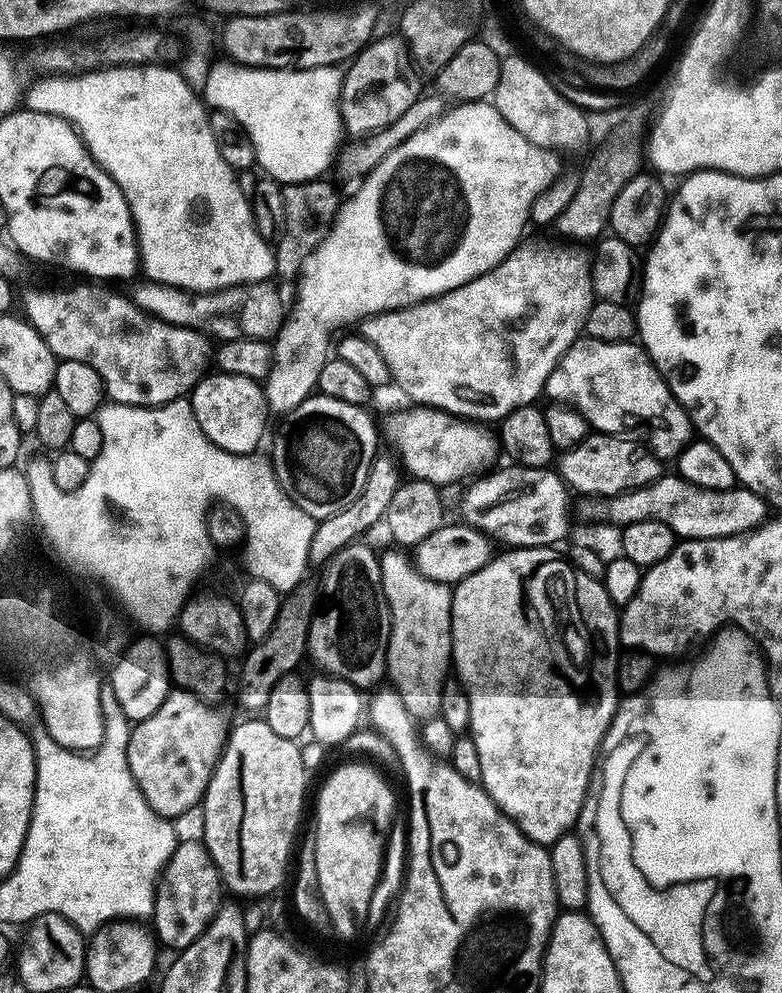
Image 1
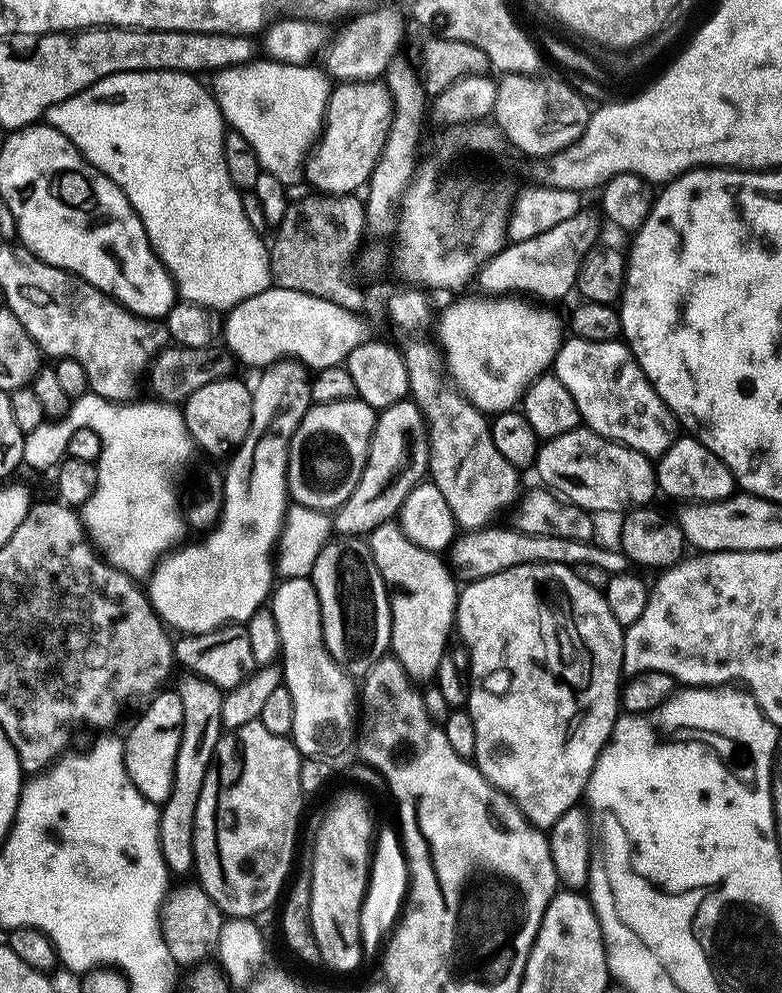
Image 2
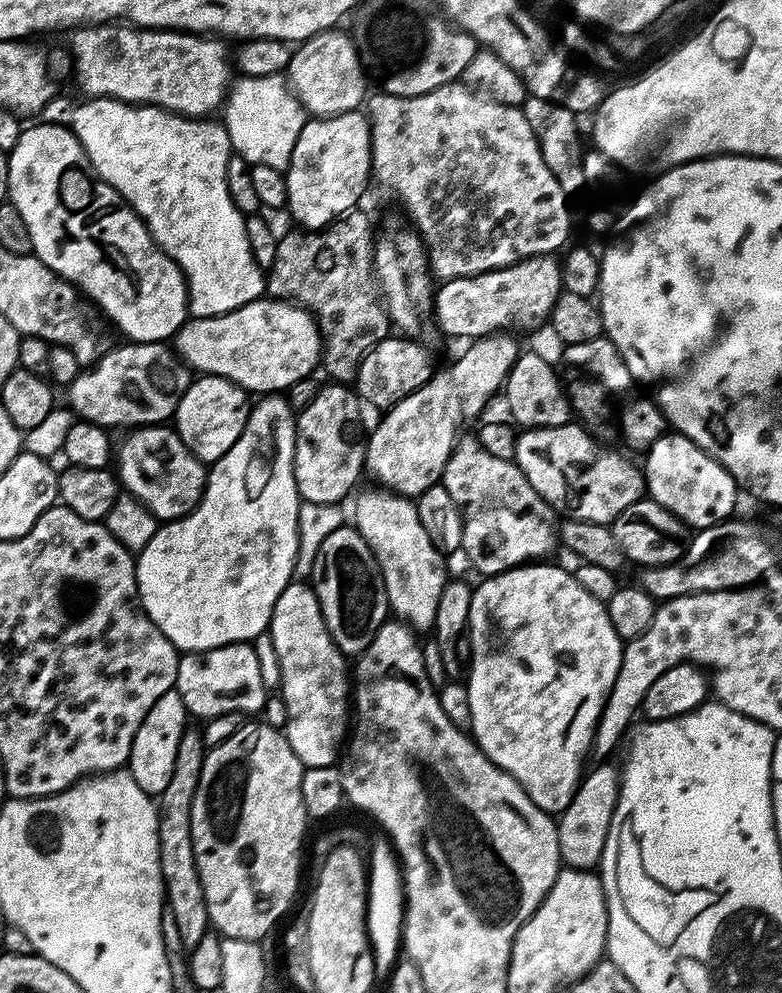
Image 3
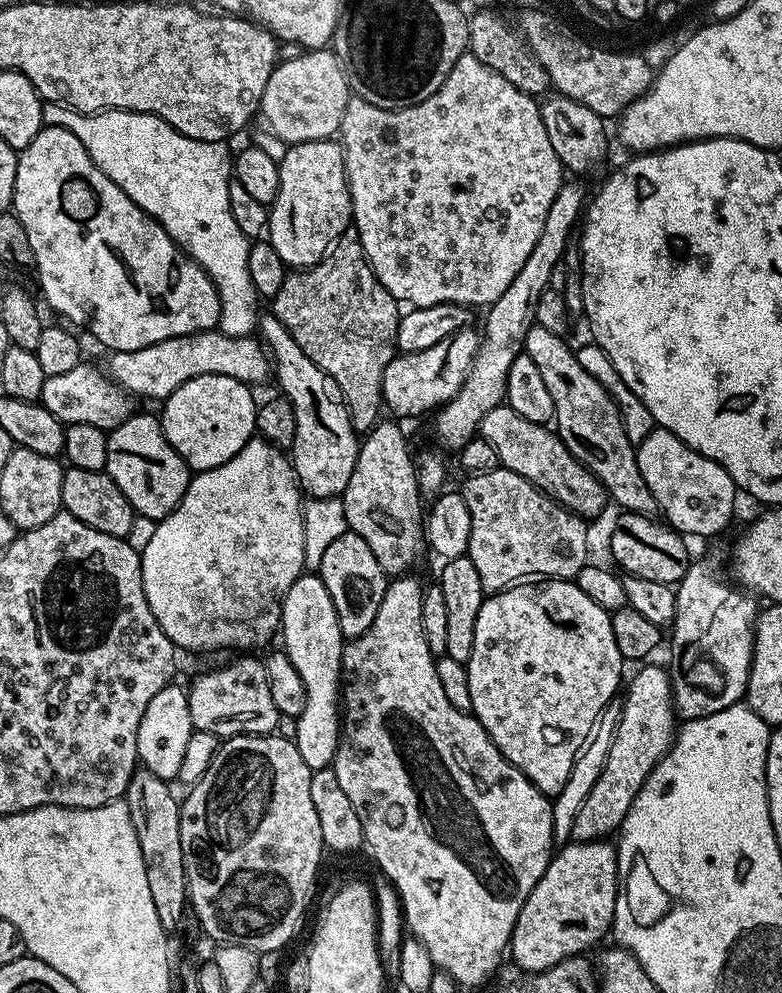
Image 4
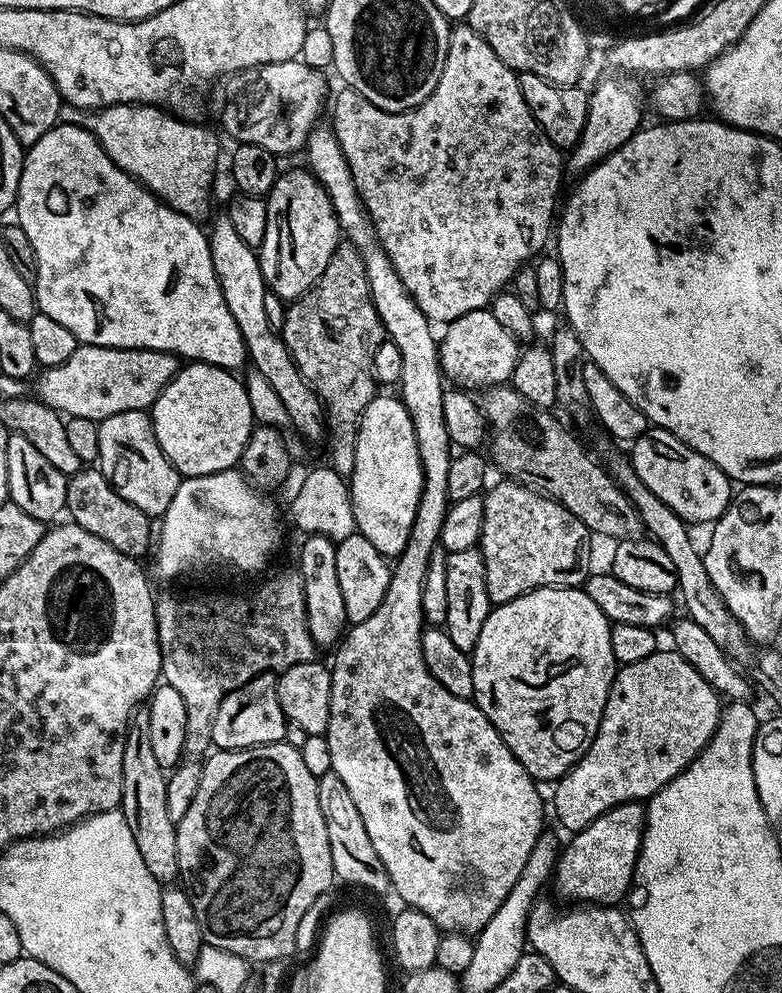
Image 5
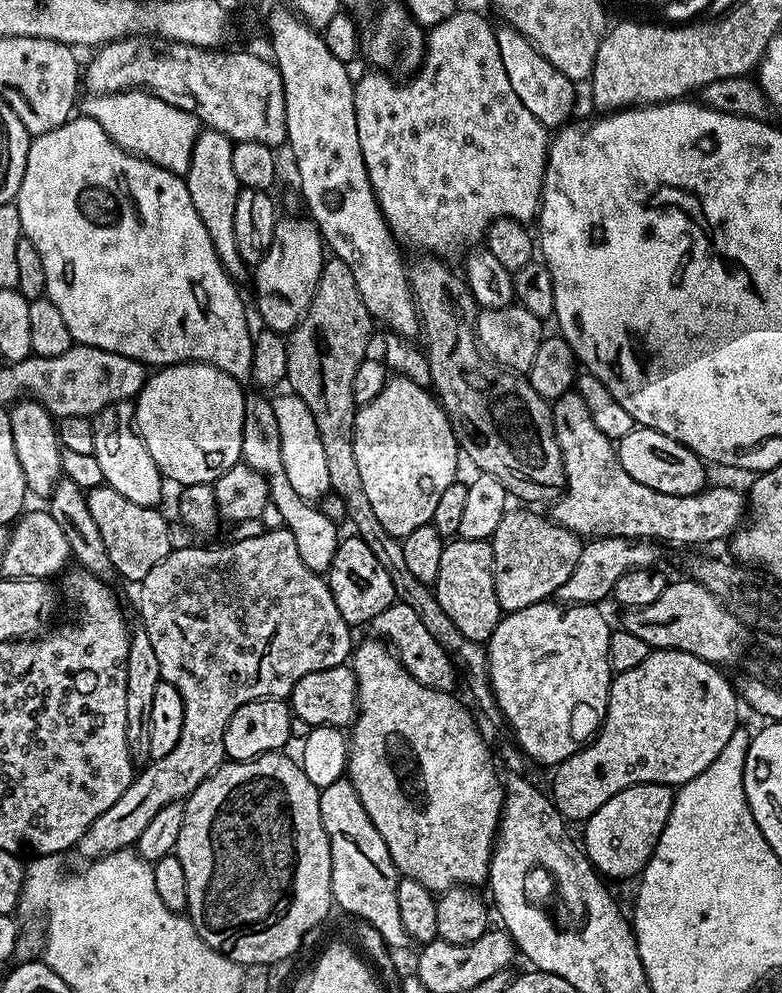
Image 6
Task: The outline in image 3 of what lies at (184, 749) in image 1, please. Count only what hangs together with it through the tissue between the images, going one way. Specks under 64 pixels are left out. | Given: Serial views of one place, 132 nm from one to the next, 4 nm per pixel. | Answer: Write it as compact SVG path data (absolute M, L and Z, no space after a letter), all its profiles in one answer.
M175 690L162 694L162 698L158 698L158 702L154 702L154 706L150 706L150 714L146 714L146 718L142 718L142 726L138 726L138 734L134 734L126 771L149 796L159 797L160 792L166 790L166 785L170 783L170 774L174 774L174 758L178 758L178 742L182 742L182 734L189 727L188 723L190 723L188 711Z

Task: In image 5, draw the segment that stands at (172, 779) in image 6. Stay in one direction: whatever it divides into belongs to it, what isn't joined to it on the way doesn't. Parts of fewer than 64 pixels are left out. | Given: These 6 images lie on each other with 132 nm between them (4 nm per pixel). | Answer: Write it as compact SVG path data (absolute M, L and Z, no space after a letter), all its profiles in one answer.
M299 571L276 572L273 576L267 576L263 577L265 580L253 592L244 592L241 596L227 596L224 592L200 592L197 596L161 595L157 599L156 625L162 654L160 675L163 683L174 686L182 702L186 702L184 750L189 757L203 757L213 747L214 714L218 714L218 706L222 706L222 698L226 698L226 694L238 690L238 686L250 682L263 672L279 674L290 666L317 659L318 645L312 641L308 629L306 598Z

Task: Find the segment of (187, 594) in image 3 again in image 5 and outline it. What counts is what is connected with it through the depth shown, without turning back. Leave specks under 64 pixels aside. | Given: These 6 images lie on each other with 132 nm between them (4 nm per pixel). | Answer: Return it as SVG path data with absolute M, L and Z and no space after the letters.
M228 468L224 472L209 476L190 476L181 479L174 494L174 502L170 502L163 514L158 543L154 548L156 572L164 580L176 580L179 576L194 571L199 564L208 564L222 568L237 568L240 572L263 573L263 568L271 562L272 555L279 550L280 539L283 536L275 502L259 488L255 488L244 477L243 472L236 468Z

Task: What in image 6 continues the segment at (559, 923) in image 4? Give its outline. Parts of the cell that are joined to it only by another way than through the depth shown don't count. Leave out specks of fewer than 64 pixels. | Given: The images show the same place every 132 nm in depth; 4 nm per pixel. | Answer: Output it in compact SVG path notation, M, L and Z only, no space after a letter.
M635 784L614 794L610 802L583 821L582 847L601 877L609 881L639 877L654 854L654 846L658 846L658 838L672 809L673 795L673 789L667 784Z

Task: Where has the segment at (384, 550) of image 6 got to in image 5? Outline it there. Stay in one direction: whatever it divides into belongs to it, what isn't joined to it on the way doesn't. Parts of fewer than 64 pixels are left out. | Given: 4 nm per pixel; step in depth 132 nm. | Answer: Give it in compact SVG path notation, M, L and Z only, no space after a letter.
M342 242L337 246L330 262L326 262L326 270L320 281L309 292L305 292L303 296L287 305L282 339L296 364L296 369L316 392L317 398L324 406L326 445L328 444L329 448L327 463L340 476L351 477L354 458L358 454L360 415L378 395L378 383L375 374L372 373L375 351L386 340L384 327L378 318L378 310L374 310L362 254L353 244Z

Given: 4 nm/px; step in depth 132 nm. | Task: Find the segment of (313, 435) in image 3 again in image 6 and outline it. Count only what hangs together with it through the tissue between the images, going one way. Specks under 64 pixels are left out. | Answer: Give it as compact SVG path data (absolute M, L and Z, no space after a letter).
M201 131L194 154L190 158L186 179L190 190L190 202L194 202L194 210L198 210L198 218L202 218L206 234L210 234L210 242L214 242L214 250L222 266L233 280L240 282L247 272L249 275L250 268L244 263L242 254L238 254L238 242L234 239L234 206L238 203L241 187L234 174L233 143L230 137L221 132Z

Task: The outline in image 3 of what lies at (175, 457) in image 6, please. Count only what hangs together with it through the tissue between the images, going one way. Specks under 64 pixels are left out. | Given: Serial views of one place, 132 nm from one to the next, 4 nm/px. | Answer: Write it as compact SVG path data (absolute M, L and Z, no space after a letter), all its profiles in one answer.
M201 375L182 394L174 415L174 427L182 442L199 460L215 462L238 442L248 421L249 393L226 377Z

